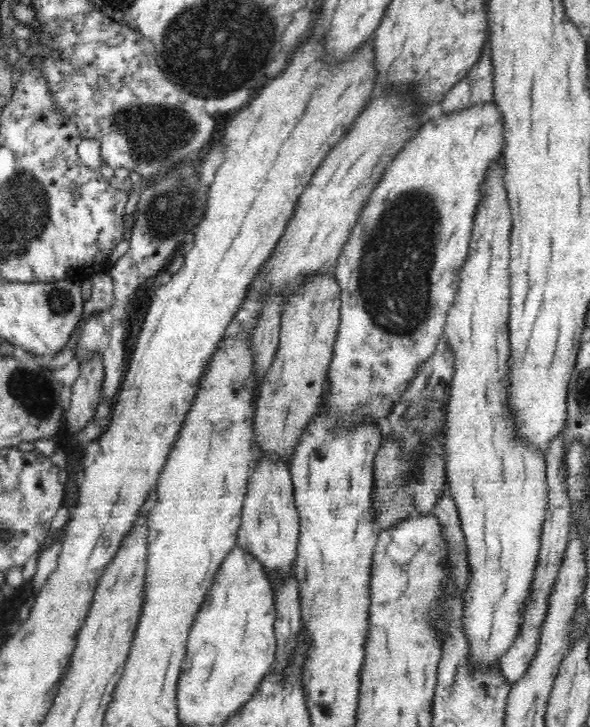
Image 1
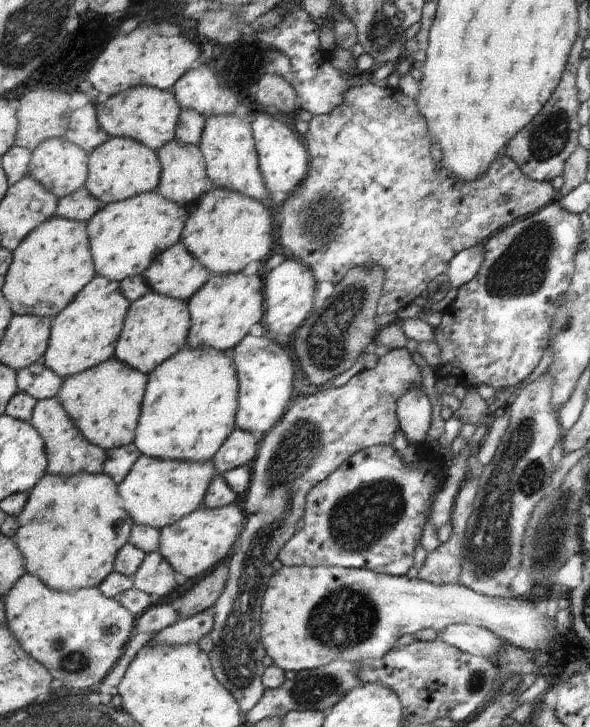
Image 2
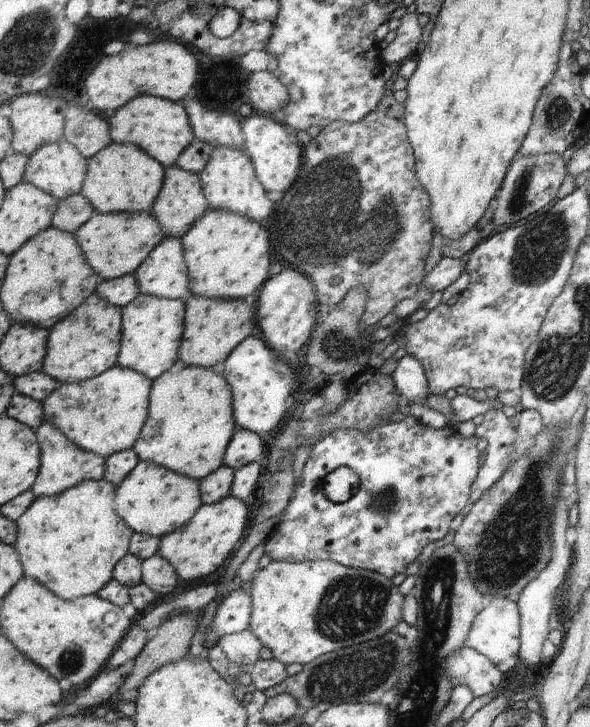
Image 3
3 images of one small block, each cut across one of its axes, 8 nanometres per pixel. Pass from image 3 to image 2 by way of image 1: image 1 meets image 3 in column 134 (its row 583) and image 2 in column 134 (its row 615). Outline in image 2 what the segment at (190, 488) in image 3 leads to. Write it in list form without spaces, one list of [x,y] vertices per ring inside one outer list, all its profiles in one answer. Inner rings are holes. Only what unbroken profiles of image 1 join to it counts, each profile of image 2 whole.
[[[142,455],[127,479],[118,485],[123,501],[122,508],[137,525],[146,525],[162,531],[204,505],[207,492],[217,474],[213,461],[193,463]]]

